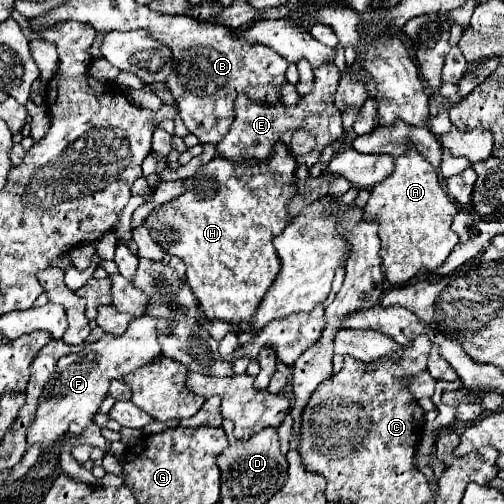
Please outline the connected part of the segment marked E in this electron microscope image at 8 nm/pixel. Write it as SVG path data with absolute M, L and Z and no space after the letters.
M322 64L320 68L314 68L314 90L308 96L302 96L298 104L286 106L282 102L276 104L264 104L264 102L250 102L248 94L238 94L234 102L234 122L230 126L230 132L222 138L222 142L216 148L216 156L224 156L228 160L242 160L242 158L268 158L272 152L272 146L276 142L290 144L294 130L308 130L314 140L314 154L296 154L296 162L304 166L314 166L318 162L318 152L322 152L328 144L336 142L342 136L342 118L334 106L334 94L340 80L340 70L334 64Z

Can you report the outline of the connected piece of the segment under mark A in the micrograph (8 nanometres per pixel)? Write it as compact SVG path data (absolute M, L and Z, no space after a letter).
M410 144L408 150L394 160L394 172L388 178L384 178L384 182L378 182L376 186L372 186L370 198L366 204L366 214L364 214L364 220L376 220L380 224L380 232L378 232L380 256L382 256L382 264L384 264L384 274L390 284L402 286L402 284L410 282L412 278L416 278L420 274L420 270L424 270L424 268L434 270L448 258L448 254L458 244L458 236L450 228L456 212L458 212L458 208L452 202L452 198L448 196L448 192L444 190L436 170Z

